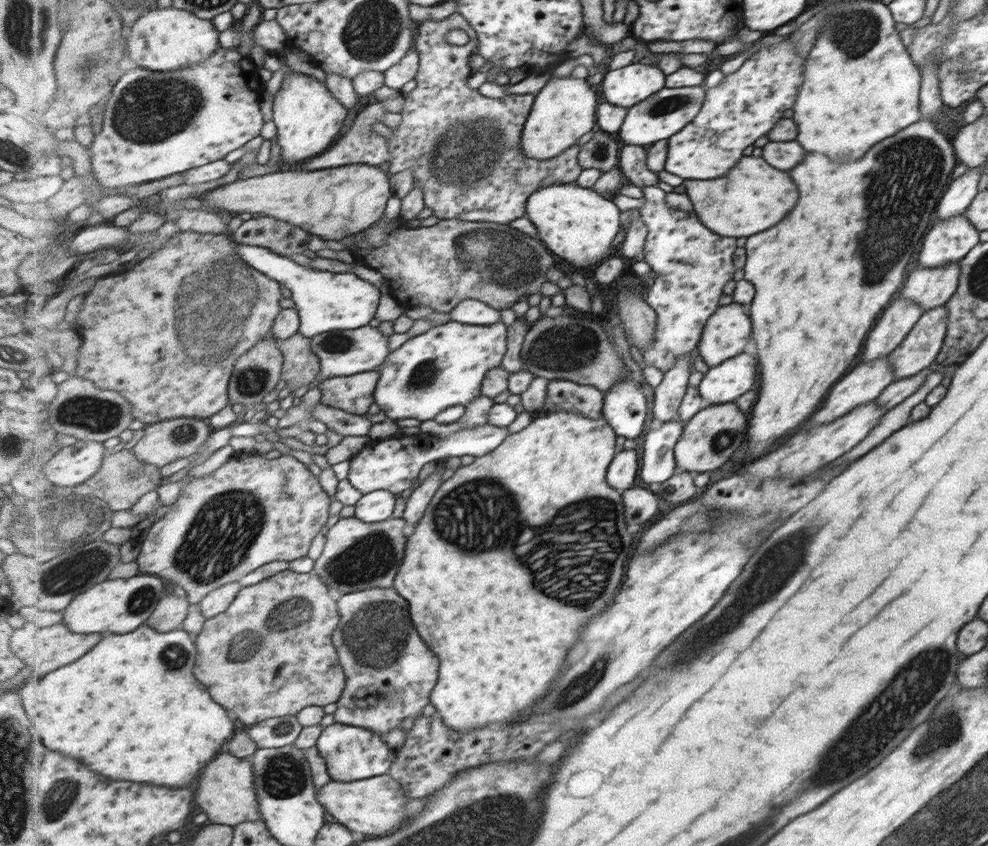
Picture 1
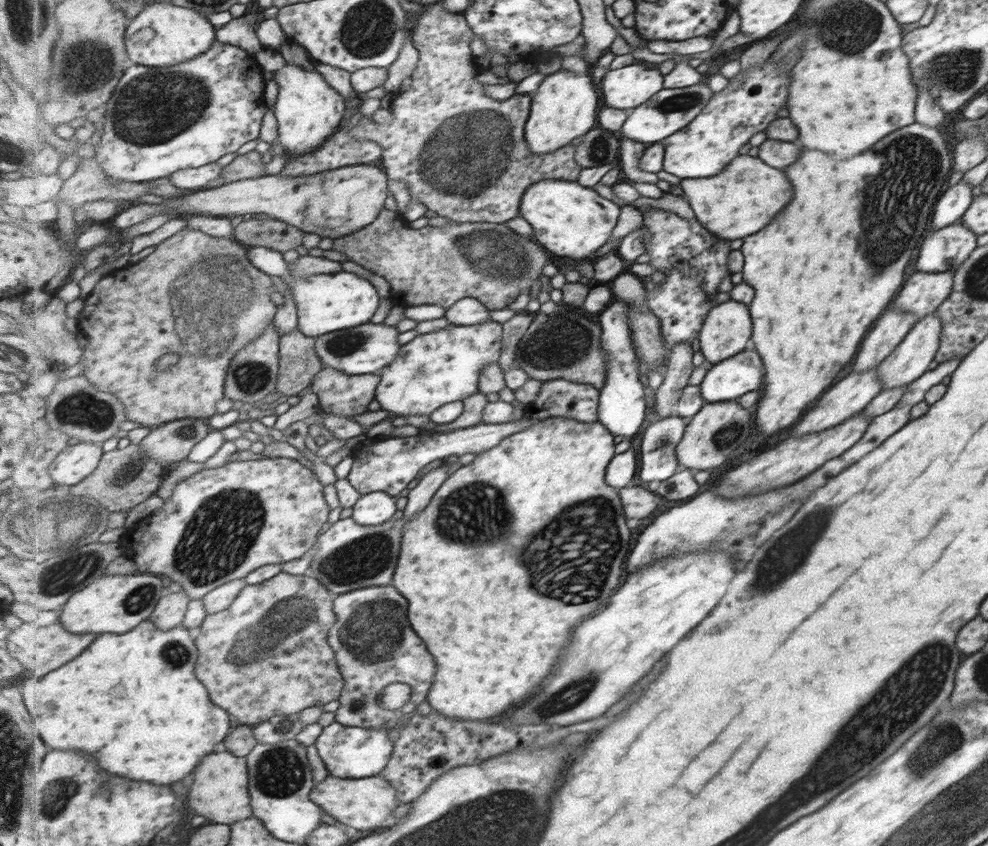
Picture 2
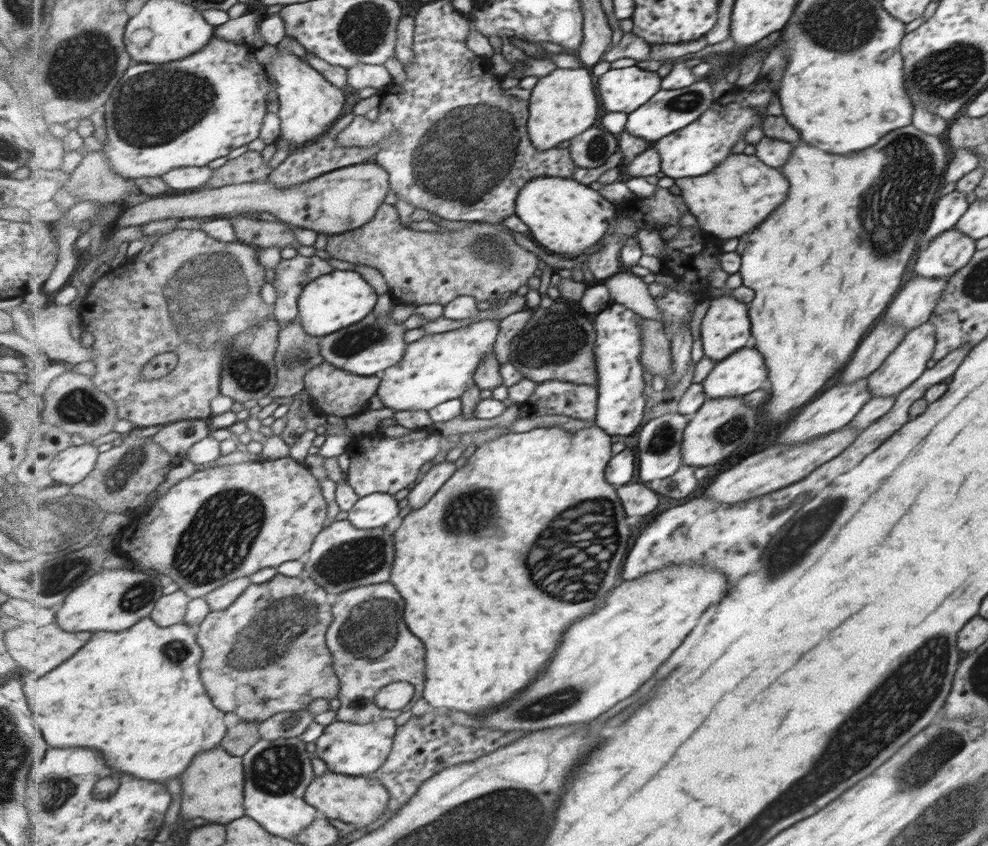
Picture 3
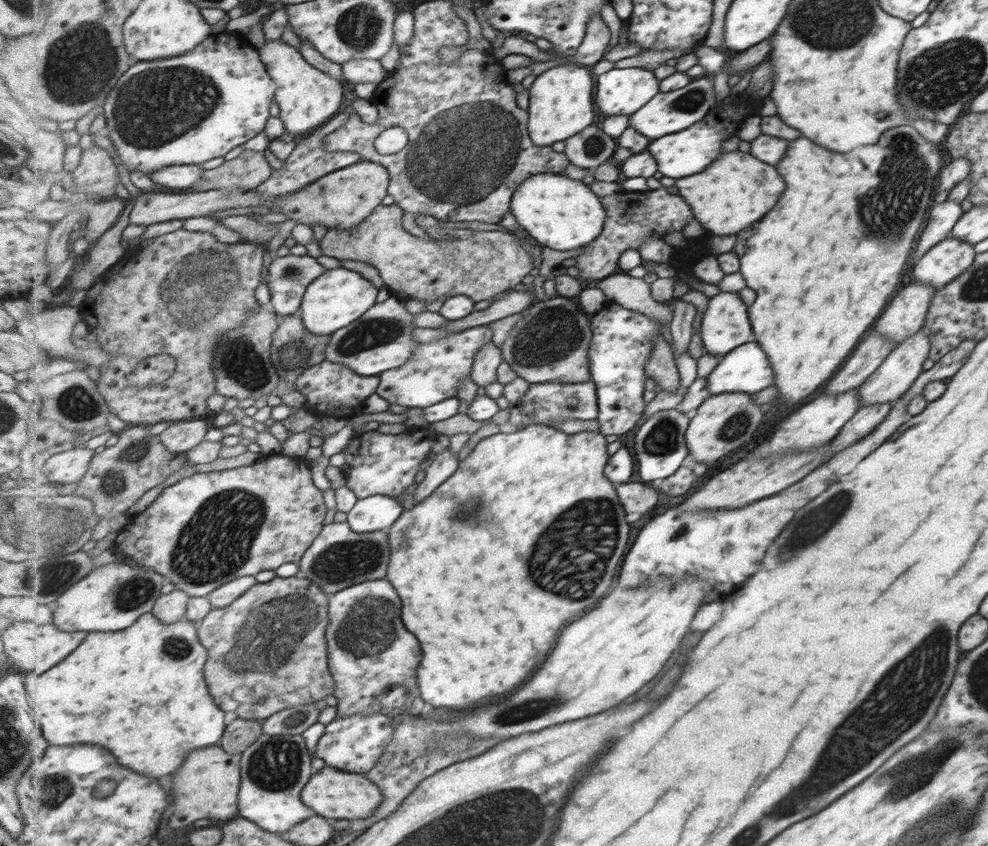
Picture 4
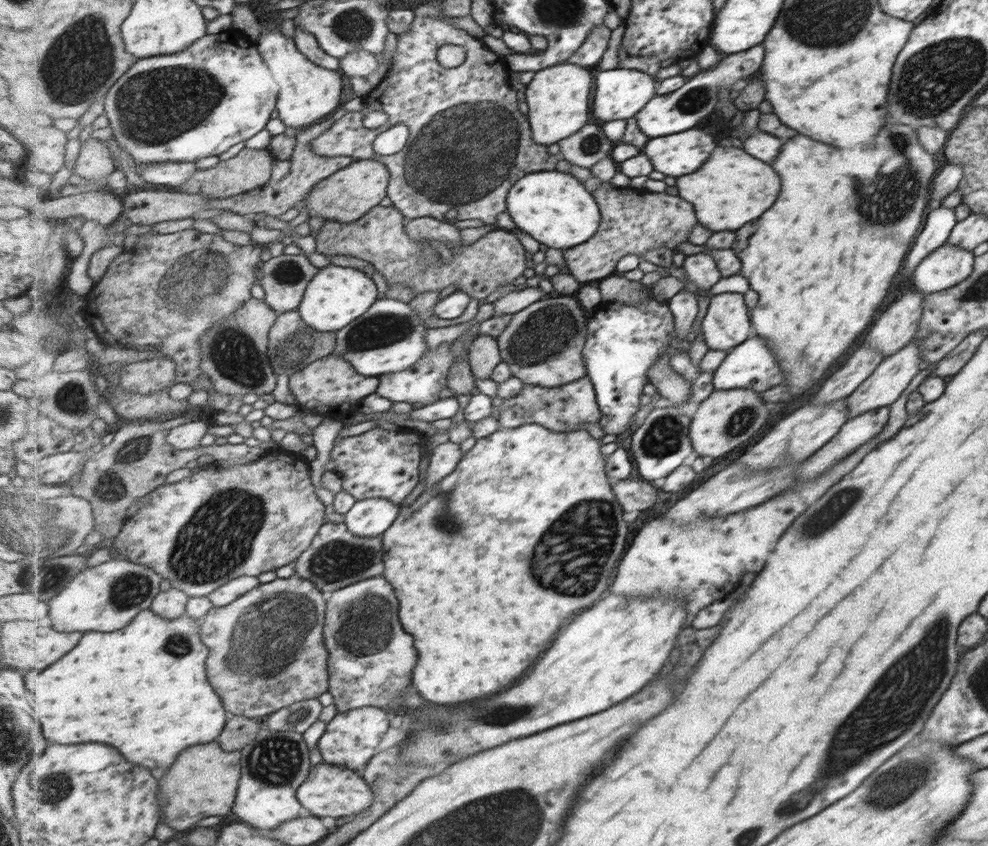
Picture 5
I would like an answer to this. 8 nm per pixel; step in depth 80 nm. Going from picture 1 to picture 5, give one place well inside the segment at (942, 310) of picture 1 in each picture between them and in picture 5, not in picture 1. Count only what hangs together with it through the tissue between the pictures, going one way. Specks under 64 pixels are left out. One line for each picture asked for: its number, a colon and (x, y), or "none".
2: (908, 362)
3: (906, 364)
4: (901, 368)
5: (890, 378)

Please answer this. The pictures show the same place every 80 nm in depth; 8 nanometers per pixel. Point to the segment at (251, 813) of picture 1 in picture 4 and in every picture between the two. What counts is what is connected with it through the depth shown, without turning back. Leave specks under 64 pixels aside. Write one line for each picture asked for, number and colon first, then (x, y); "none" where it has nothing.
2: (221, 790)
3: (214, 786)
4: (211, 777)

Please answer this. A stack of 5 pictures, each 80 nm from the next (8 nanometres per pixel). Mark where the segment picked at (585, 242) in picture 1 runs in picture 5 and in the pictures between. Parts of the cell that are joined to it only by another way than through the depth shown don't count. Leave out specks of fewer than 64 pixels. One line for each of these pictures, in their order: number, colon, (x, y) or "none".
2: (571, 220)
3: (566, 216)
4: (561, 213)
5: (554, 208)

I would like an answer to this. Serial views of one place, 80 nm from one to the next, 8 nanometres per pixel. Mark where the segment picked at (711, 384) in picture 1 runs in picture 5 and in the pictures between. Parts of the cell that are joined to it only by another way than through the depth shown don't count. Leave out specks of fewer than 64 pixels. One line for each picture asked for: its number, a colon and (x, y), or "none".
2: (726, 380)
3: (742, 372)
4: (745, 370)
5: (749, 365)

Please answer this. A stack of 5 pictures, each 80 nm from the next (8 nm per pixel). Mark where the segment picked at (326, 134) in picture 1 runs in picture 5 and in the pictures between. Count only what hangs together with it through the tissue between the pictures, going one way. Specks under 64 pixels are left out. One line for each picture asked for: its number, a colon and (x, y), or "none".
2: (308, 108)
3: (310, 103)
4: (307, 97)
5: (310, 93)

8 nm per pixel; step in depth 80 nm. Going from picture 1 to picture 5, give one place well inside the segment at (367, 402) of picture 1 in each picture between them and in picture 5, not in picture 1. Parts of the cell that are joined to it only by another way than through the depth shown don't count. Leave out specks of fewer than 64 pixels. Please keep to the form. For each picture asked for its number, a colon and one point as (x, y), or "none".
2: (338, 392)
3: (336, 391)
4: (330, 386)
5: (330, 384)

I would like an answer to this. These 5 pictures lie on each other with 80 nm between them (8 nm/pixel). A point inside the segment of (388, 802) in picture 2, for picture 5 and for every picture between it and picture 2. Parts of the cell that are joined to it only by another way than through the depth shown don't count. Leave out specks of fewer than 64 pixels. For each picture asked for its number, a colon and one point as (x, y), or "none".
3: (354, 800)
4: (333, 793)
5: (331, 790)

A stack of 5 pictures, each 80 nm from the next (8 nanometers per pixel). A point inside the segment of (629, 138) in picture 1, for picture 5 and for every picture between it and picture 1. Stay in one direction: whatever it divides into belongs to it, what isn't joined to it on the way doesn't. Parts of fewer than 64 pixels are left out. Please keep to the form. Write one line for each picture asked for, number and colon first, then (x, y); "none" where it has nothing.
2: (669, 111)
3: (669, 110)
4: (669, 112)
5: (671, 113)

